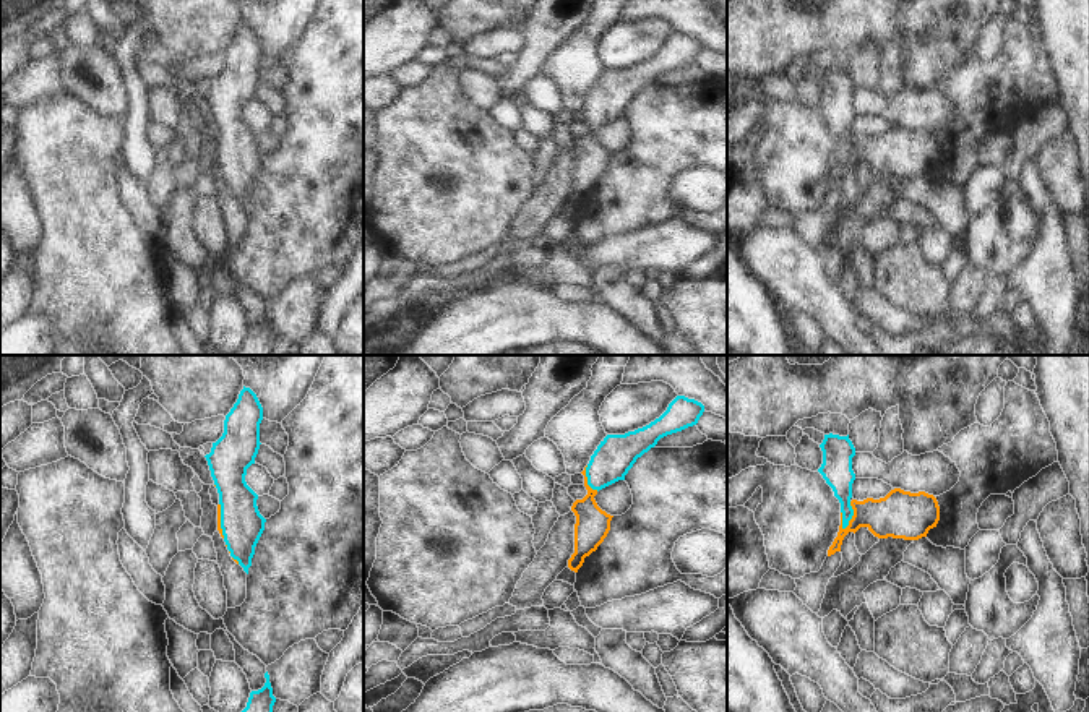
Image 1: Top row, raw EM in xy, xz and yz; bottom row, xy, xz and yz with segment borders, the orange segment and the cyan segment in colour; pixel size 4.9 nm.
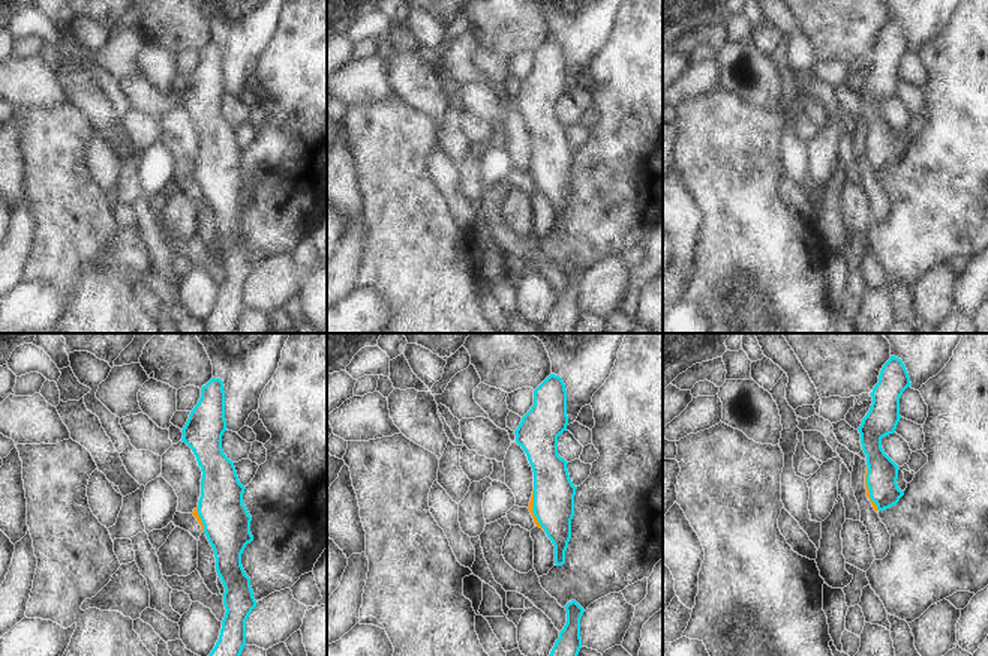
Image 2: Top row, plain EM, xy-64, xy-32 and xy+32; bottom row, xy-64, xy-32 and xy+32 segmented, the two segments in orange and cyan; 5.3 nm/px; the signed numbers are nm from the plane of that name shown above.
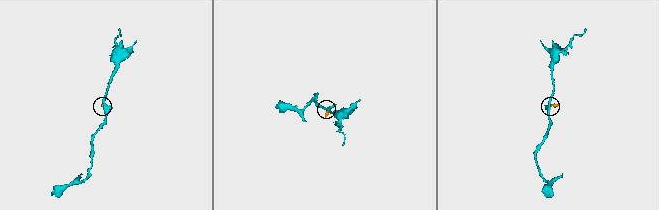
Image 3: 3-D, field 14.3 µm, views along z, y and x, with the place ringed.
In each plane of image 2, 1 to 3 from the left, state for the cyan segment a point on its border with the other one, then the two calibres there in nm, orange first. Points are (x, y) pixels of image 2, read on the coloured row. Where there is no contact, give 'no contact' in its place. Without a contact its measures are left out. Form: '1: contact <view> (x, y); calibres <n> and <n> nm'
1: contact xy-64 (200, 520); calibres 30 and 260 nm
2: contact xy-32 (532, 511); calibres 30 and 220 nm
3: contact xy+32 (868, 490); calibres 20 and 160 nm

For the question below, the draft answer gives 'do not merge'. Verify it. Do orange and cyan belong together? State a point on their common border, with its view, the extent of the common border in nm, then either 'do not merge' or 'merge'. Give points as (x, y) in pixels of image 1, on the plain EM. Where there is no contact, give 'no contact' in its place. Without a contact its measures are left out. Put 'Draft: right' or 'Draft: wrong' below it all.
contact yz (852, 153); length 150 nm; merge
Draft: wrong

